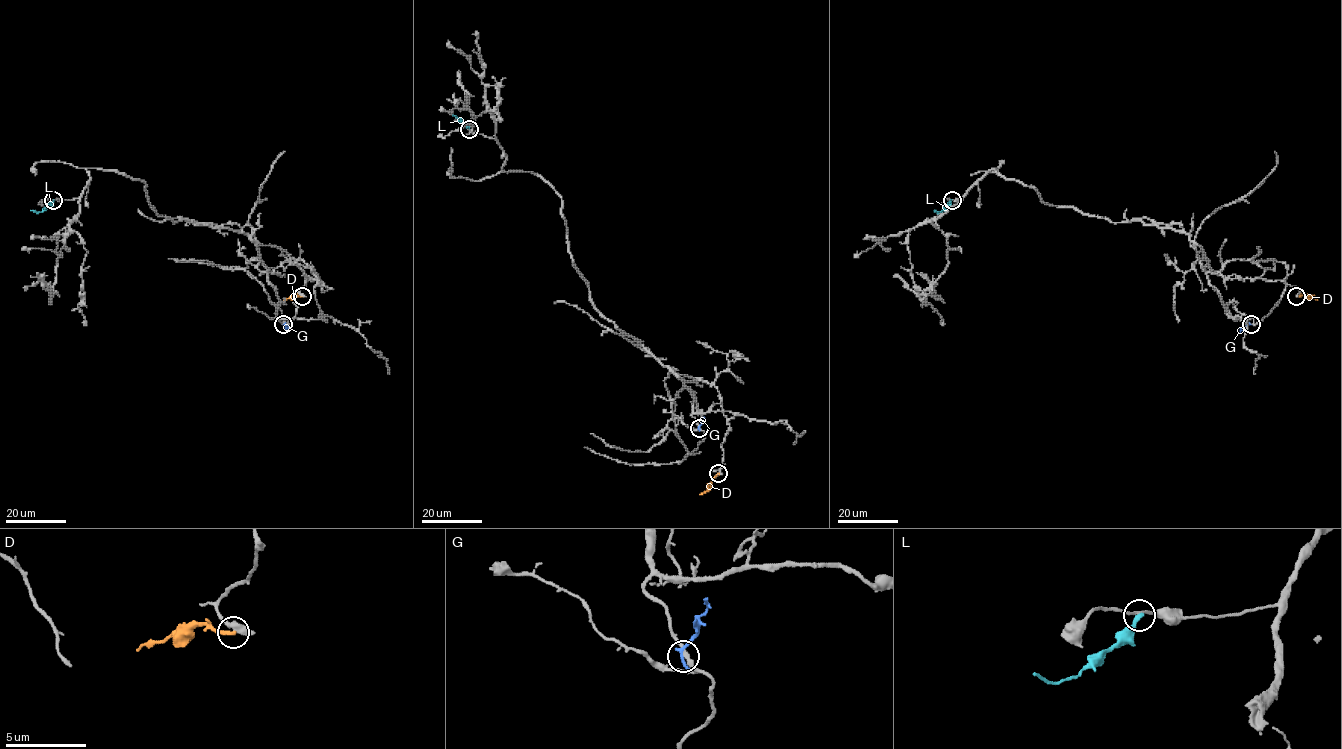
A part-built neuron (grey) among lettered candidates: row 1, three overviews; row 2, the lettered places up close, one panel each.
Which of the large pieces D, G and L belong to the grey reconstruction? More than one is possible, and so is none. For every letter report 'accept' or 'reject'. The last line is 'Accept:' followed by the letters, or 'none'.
D: reject
G: reject
L: reject
Accept: none

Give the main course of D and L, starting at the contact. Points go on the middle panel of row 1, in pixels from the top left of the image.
D: (718, 473), (708, 489), (700, 494)
L: (470, 129), (447, 111)

